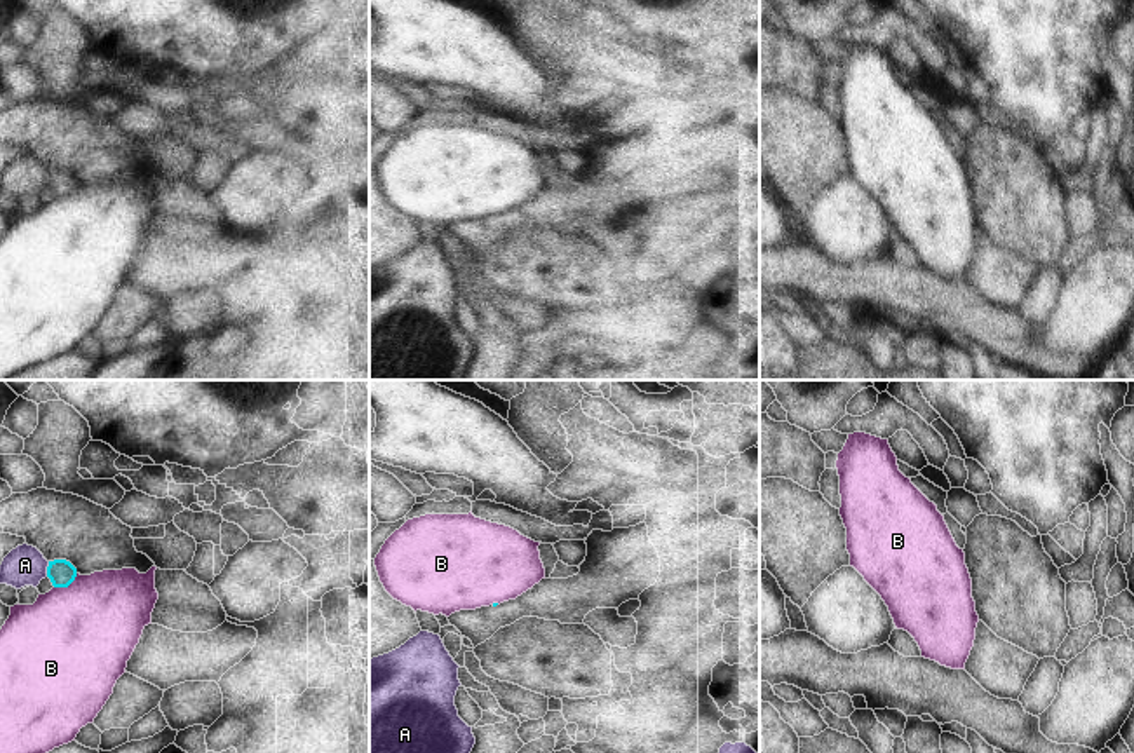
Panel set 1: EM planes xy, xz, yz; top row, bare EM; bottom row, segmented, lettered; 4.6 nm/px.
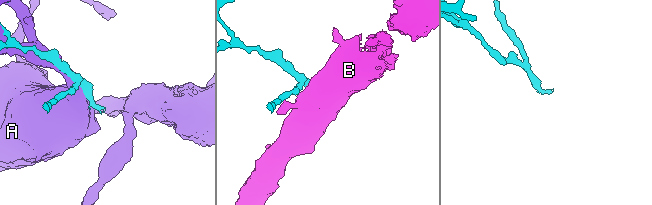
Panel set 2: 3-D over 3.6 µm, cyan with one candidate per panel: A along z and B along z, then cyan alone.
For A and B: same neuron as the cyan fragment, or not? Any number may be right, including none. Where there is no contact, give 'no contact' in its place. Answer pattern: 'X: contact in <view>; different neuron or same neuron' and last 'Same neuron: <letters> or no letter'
A: contact in xy; different neuron
B: contact in xy; different neuron
Same neuron: no letter

